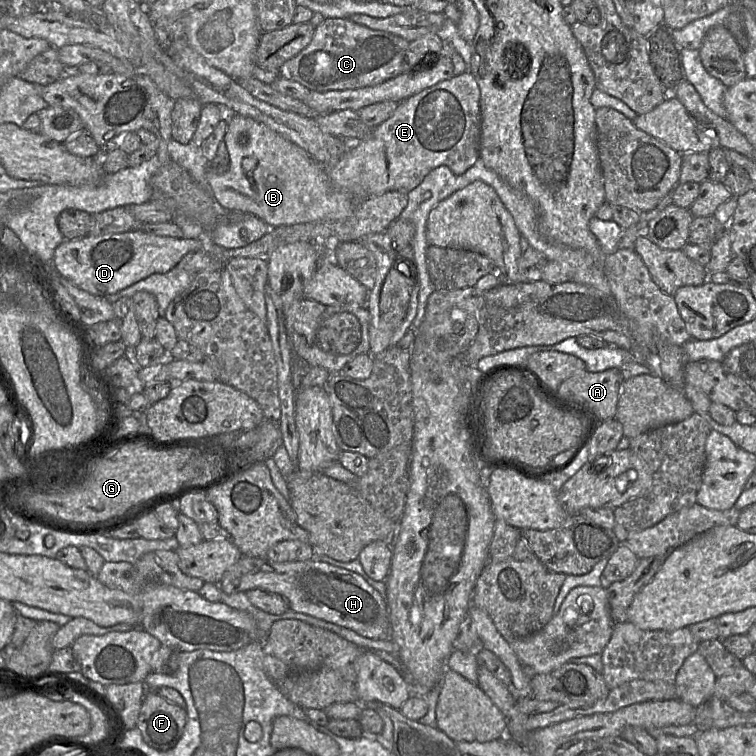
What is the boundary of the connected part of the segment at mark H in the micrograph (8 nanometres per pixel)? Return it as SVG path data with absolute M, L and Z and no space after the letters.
M242 556L222 576L219 588L226 594L247 592L260 589L282 596L287 600L289 609L348 628L369 639L390 639L390 622L384 597L374 589L362 576L344 568L330 565L314 559L295 562L273 562L267 558Z

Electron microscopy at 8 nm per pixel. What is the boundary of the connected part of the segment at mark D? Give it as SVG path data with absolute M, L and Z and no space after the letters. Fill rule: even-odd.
M140 229L99 236L86 235L75 240L64 240L55 250L52 266L58 274L95 296L110 296L147 278L152 274L165 274L179 264L185 255L198 252L201 239L161 237Z

